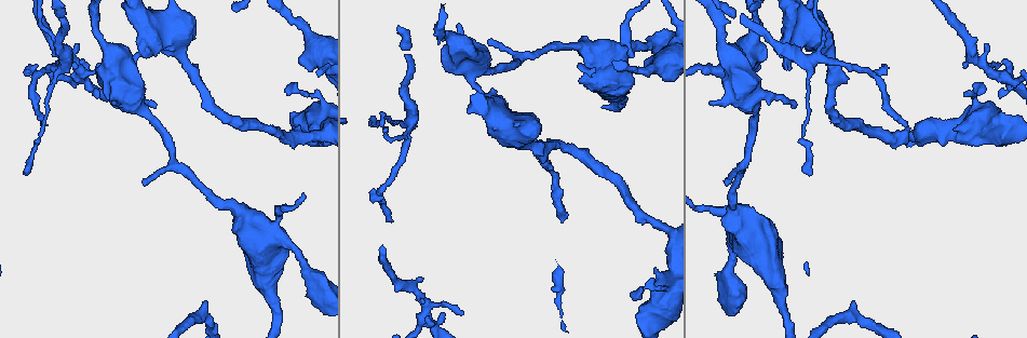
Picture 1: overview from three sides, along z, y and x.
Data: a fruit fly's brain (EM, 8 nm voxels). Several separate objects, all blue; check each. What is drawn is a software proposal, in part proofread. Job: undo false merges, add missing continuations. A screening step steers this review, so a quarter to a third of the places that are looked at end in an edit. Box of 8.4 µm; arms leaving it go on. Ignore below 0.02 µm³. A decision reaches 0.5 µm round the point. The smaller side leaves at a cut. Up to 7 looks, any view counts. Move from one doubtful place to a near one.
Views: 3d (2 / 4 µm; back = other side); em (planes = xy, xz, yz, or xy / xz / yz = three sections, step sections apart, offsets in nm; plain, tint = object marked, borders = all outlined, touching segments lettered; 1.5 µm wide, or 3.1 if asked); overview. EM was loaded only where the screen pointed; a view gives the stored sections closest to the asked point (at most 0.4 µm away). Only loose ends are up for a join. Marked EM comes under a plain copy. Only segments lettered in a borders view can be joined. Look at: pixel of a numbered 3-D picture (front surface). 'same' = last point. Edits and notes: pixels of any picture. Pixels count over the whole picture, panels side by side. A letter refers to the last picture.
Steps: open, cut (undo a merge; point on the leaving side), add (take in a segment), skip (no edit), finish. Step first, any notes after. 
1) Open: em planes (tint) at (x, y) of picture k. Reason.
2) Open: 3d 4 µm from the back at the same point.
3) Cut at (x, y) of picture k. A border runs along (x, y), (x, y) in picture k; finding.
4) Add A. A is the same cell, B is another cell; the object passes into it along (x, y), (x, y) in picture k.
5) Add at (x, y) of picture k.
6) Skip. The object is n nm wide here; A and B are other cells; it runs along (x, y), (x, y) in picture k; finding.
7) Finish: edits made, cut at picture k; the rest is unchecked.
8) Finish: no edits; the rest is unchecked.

Open: em xy step 4 (borders) at (550, 168) of picture 1. Branch stops here.

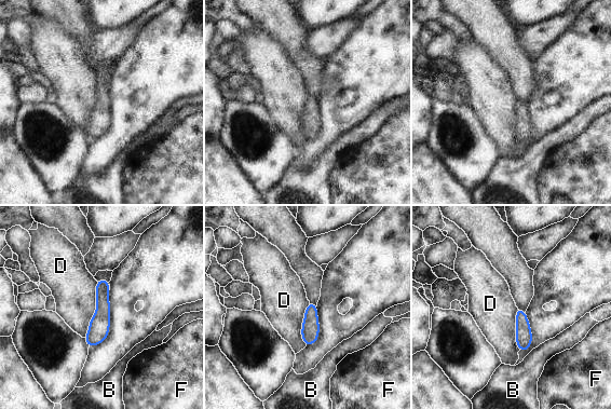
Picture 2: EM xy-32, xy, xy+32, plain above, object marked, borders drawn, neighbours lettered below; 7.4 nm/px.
Skip. B, D and F are other cells; none of them fits.

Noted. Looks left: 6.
Open: 3d 4 µm at (66, 61) of picture 1. Four-way junction.

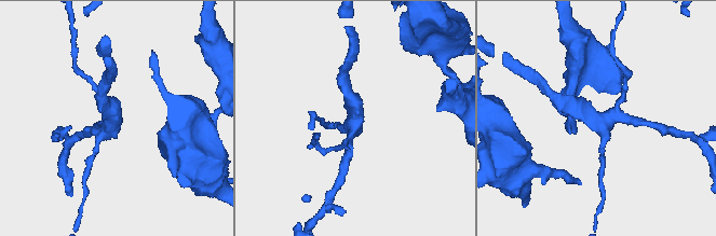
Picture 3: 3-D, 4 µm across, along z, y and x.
Open: em planes (borders) at (111, 123) of picture 3. 4 arms meet here.

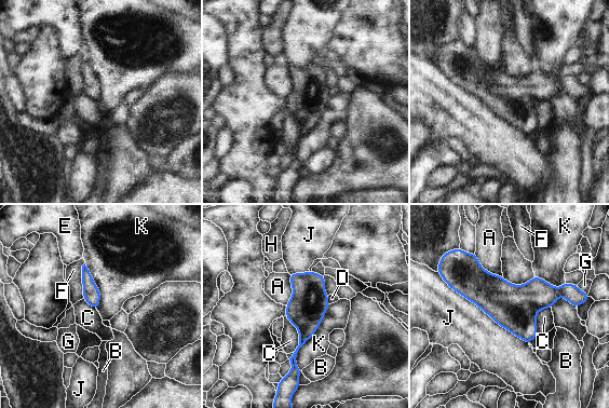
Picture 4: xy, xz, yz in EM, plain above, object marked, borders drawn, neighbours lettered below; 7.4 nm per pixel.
Skip. A, B, C, D, E, F, G, H, J and K are other cells; it runs along (452, 285), (568, 293), (578, 302) in picture 4; continuous, no second neuron.

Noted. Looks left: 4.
Open: 3d 2 µm from the back at (725, 180) of picture 1. Tapers out.

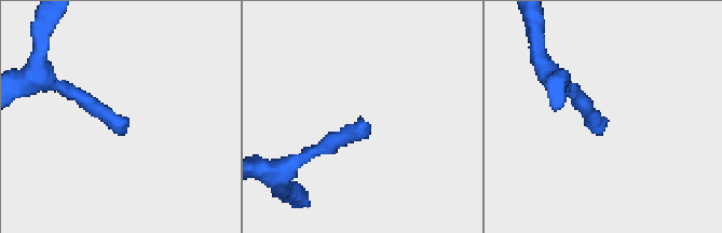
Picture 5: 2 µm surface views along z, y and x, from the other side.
Open: em planes (tint) at (121, 127) of picture 5. Need the tissue.

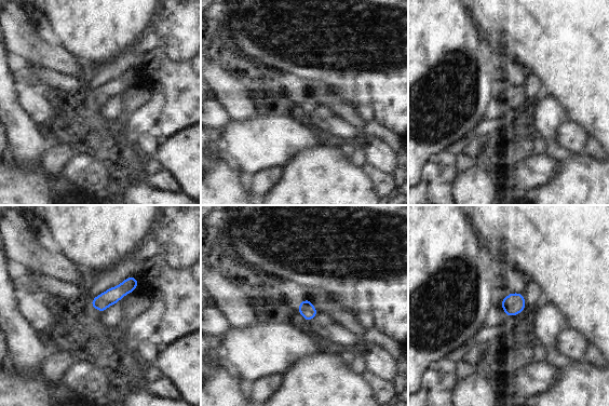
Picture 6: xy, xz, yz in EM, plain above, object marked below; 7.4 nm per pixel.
Open: em planes (borders) at the same point.

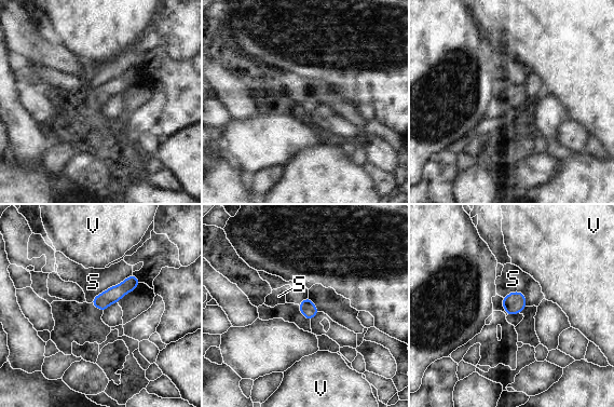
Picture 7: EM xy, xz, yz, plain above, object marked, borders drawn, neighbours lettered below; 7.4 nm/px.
Skip. The object is 120 nm wide here; S and V are other cells; it runs along (136, 281), (103, 301), (94, 301) in picture 7; no lettered segment goes on from it.

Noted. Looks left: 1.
Finish: no edits; the rest is unchecked.

